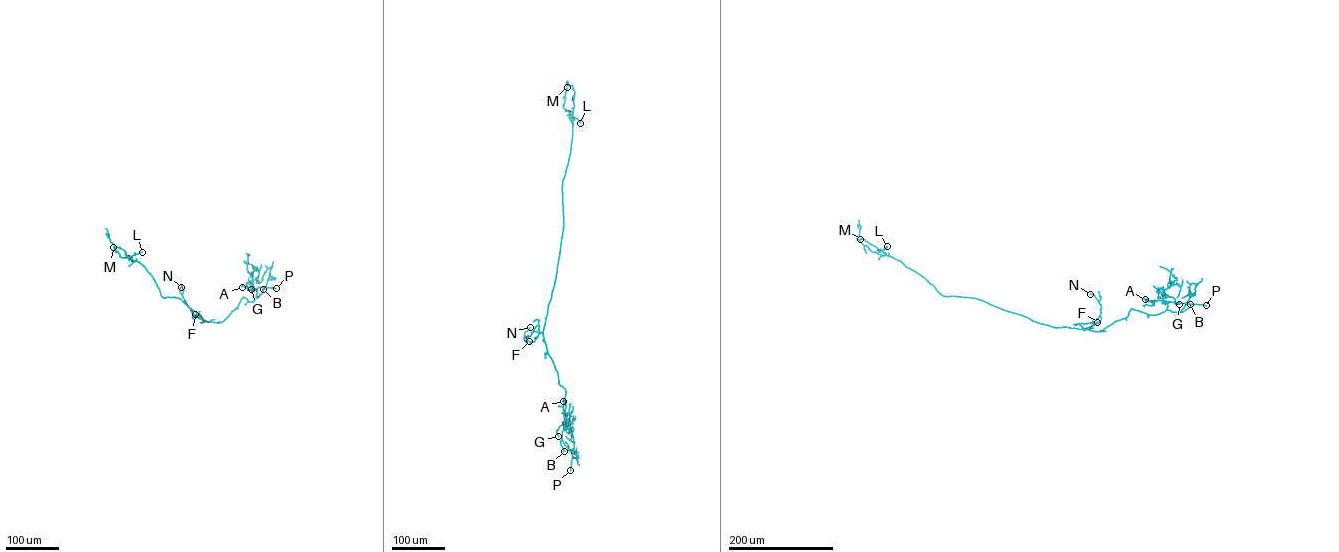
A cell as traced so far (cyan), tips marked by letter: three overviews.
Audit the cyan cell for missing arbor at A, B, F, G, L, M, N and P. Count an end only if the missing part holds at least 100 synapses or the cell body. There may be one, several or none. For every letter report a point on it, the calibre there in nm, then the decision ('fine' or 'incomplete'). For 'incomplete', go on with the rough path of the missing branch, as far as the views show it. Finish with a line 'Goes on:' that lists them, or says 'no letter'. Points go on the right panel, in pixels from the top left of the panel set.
A: place (1145, 299); calibre 160 nm; fine
B: place (1190, 304); calibre 600 nm; fine
F: place (1097, 322); calibre 160 nm; fine
G: place (1179, 304); calibre 120 nm; fine
L: place (887, 246); calibre 140 nm; fine
M: place (860, 239); calibre 240 nm; fine
N: place (1090, 294); calibre 650 nm; fine
P: place (1206, 305); calibre 240 nm; incomplete; course (1206, 305), (1232, 316), (1243, 316)
Goes on: P

